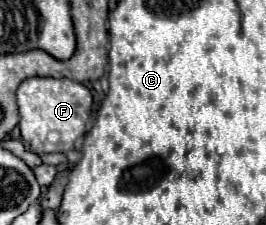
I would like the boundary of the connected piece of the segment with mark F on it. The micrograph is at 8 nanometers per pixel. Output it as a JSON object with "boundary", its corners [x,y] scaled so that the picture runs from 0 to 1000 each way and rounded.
{"boundary":[[[105,347],[68,391],[68,471],[68,560],[98,640],[135,676],[256,676],[278,667],[293,622],[323,596],[346,418],[316,373],[263,347]]]}

